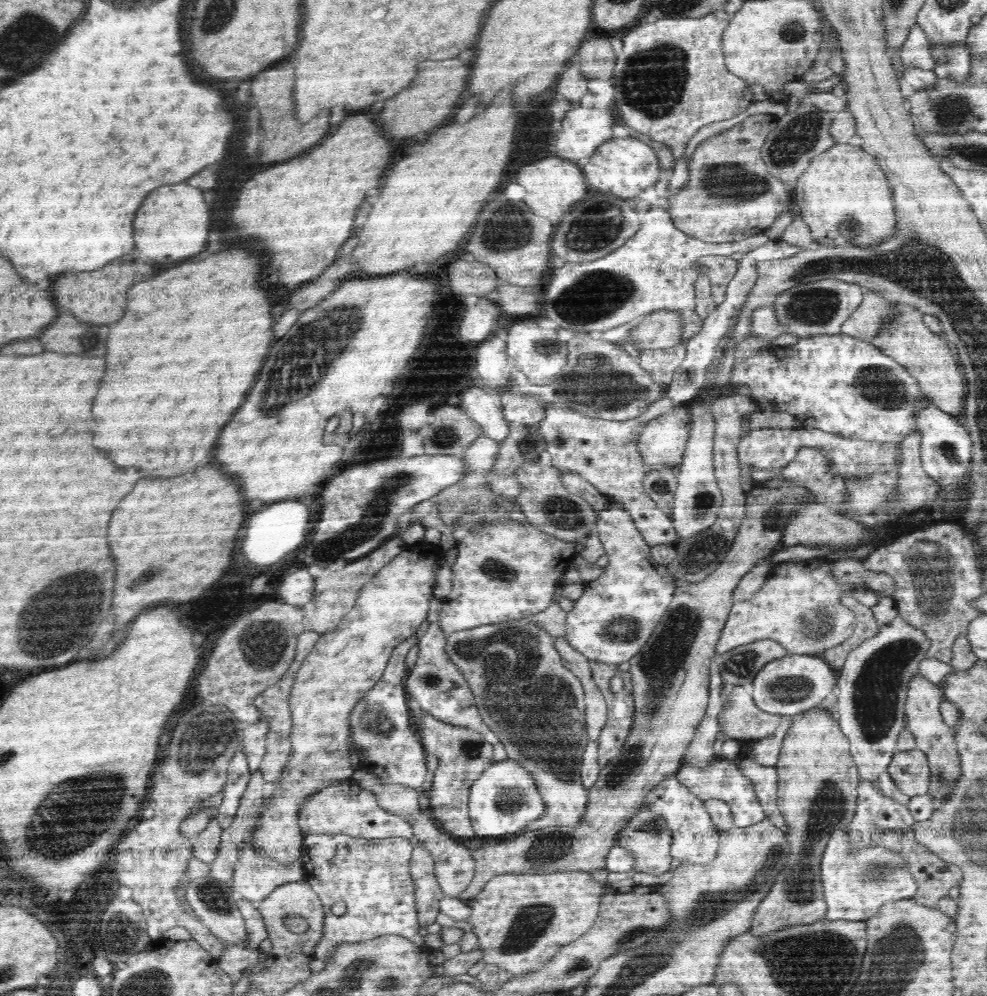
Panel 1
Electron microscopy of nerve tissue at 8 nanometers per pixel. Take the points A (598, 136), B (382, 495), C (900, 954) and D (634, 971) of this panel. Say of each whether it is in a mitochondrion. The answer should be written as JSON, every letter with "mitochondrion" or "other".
{"A":"other","B":"mitochondrion","C":"mitochondrion","D":"mitochondrion"}

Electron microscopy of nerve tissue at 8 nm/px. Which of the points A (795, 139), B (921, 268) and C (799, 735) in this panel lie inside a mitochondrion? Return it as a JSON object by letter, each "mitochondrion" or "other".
{"A":"mitochondrion","B":"mitochondrion","C":"other"}

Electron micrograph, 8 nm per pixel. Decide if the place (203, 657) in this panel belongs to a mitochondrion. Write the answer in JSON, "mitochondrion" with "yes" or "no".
{"mitochondrion":"no"}

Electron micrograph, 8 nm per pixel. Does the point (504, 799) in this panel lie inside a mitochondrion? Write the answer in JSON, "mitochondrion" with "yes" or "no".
{"mitochondrion":"yes"}

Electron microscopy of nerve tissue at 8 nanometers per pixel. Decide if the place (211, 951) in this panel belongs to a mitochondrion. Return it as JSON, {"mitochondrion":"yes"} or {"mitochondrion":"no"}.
{"mitochondrion":"no"}

